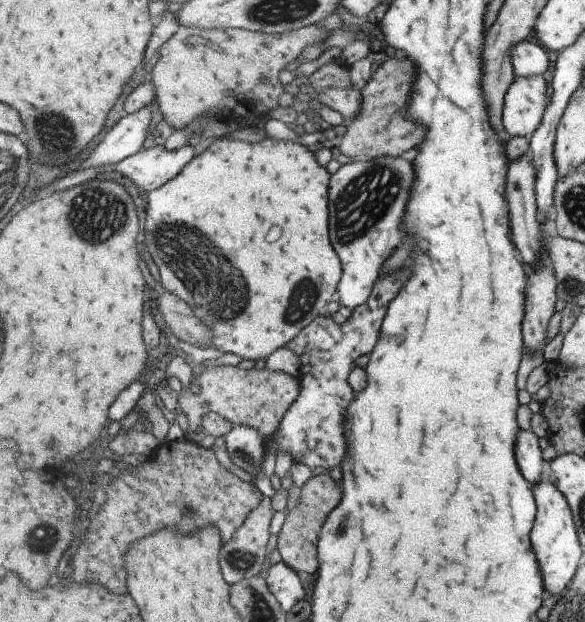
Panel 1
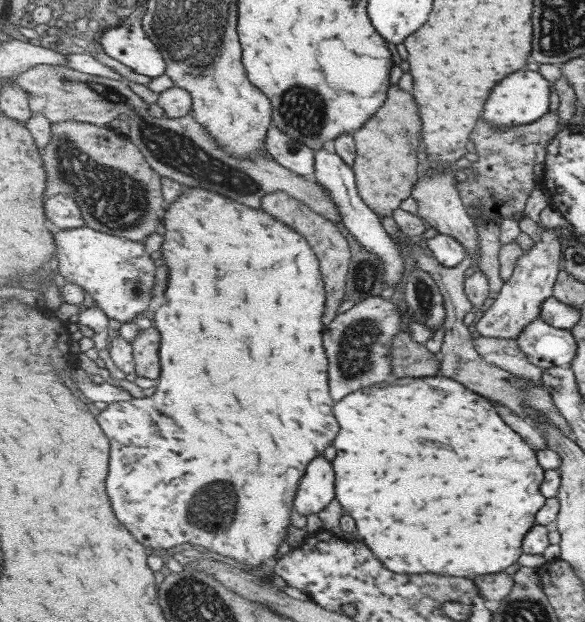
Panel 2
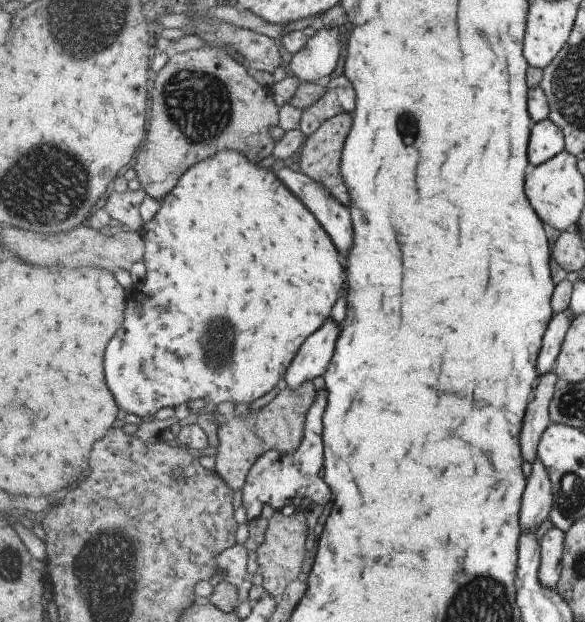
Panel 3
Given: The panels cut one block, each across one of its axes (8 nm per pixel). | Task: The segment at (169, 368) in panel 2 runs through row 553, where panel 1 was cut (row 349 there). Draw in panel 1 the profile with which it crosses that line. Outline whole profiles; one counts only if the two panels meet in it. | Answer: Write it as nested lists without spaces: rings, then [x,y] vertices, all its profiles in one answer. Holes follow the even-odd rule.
[[[220,137],[206,150],[195,156],[171,182],[146,194],[149,210],[146,210],[146,220],[144,222],[145,246],[150,255],[153,256],[153,262],[157,262],[155,265],[160,273],[162,289],[171,291],[191,305],[191,308],[197,314],[197,318],[201,318],[201,322],[207,324],[215,332],[213,347],[217,348],[217,350],[237,354],[243,359],[266,359],[277,348],[289,344],[301,330],[305,330],[319,316],[325,315],[327,304],[337,297],[339,283],[344,275],[341,258],[335,252],[335,248],[333,248],[333,244],[329,240],[331,183],[332,175],[327,172],[326,167],[317,162],[314,152],[297,142],[266,138],[261,142],[257,142],[257,144],[249,144],[249,142],[237,139]],[[273,226],[281,226],[283,236],[281,236],[281,240],[269,244],[267,242],[267,232]]]

